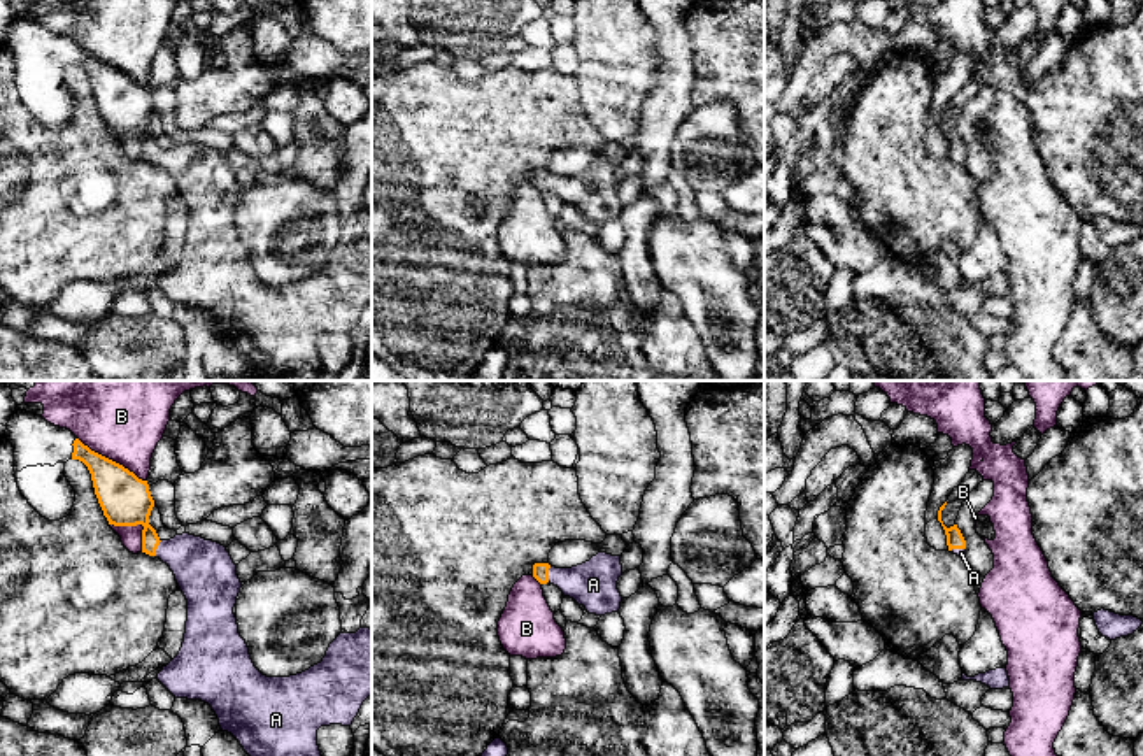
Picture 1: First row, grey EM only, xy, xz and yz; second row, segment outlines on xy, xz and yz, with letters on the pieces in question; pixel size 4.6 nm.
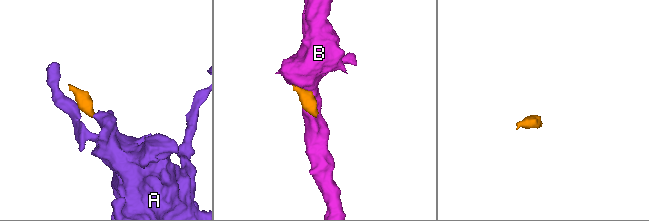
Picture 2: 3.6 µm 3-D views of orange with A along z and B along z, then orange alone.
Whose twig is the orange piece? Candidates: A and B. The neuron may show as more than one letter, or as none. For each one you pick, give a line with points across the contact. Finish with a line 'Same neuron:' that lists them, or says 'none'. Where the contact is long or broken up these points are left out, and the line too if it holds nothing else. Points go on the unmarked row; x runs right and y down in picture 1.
A: across xy (127, 109), (142, 125), (156, 155), (184, 160), (204, 178)
Same neuron: A

